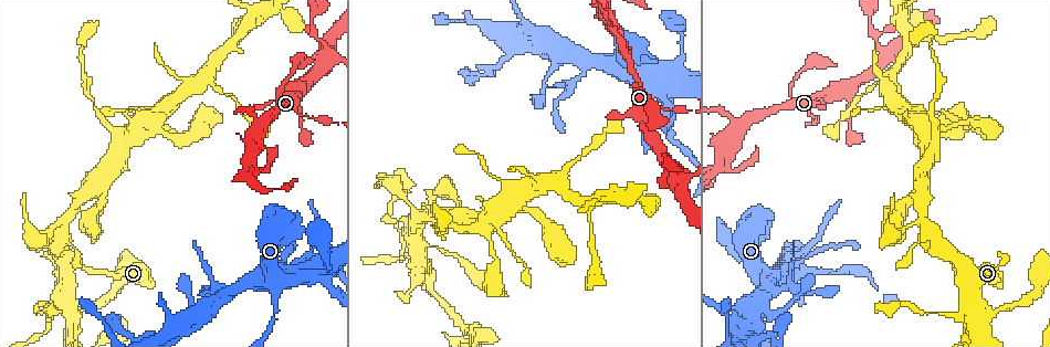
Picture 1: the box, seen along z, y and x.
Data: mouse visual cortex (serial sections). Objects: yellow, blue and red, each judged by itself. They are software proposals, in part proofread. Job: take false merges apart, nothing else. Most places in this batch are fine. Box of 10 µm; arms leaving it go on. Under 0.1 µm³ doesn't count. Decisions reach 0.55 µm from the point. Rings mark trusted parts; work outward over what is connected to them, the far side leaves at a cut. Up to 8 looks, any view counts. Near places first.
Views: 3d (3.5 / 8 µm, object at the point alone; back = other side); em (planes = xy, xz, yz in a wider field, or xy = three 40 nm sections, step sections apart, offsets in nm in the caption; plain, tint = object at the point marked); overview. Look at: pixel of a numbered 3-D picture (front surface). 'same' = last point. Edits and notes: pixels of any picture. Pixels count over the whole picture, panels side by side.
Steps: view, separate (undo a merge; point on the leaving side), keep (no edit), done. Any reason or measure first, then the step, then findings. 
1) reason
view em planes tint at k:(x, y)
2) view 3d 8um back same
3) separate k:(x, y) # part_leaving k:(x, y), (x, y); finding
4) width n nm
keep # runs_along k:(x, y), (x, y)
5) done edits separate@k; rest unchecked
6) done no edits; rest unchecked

arms part here
view 3d 8um at 1:(951, 263)

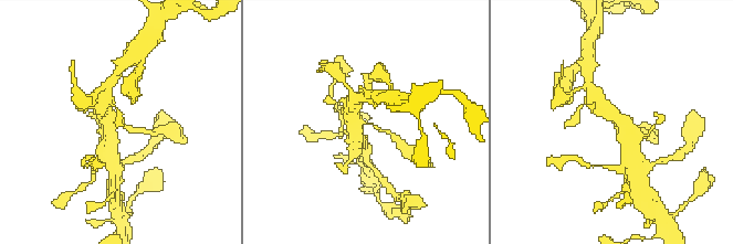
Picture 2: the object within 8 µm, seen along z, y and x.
view 3d 3.5um same

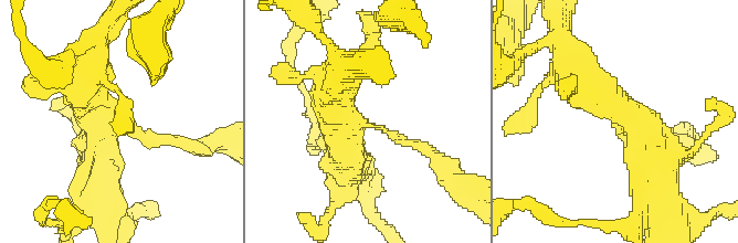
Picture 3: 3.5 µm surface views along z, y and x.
arms 3; arm_widths 150, 450, 500 nm; shape alone is not enough
view em xy step 1 tint at 3:(369, 123)

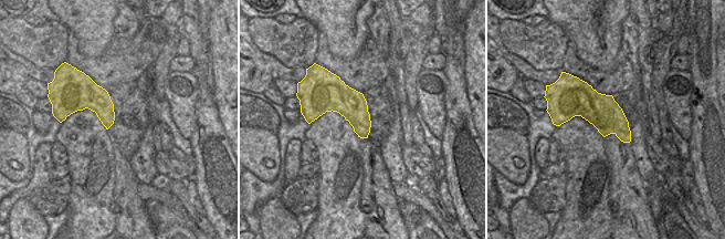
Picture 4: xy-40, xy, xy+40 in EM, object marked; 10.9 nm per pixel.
keep # runs_along 3:(430, 155), (368, 123), (348, 126), (331, 92); all the same cell

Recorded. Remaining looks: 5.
narrows sharply
view 3d 3.5um at 1:(815, 119)

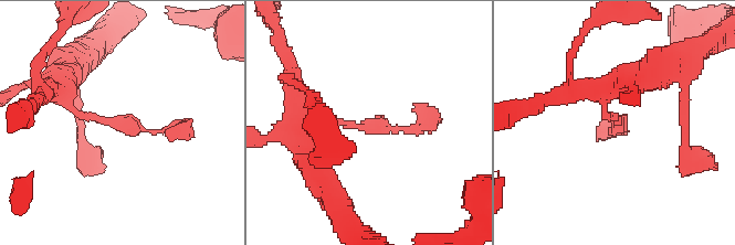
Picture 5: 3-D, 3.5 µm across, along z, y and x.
arm_widths 100, 250 nm; need the tissue
view em xy step 2 tint at 5:(354, 124)

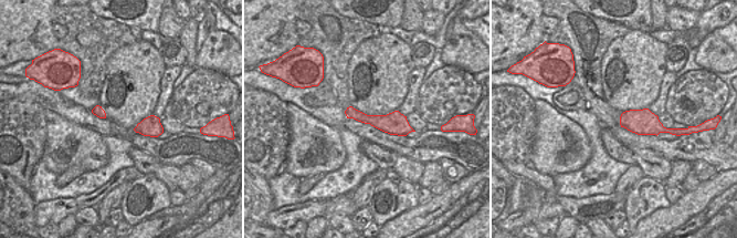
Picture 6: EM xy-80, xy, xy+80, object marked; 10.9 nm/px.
keep # runs_along 5:(595, 91), (623, 130), (604, 130); continuous, no second cell

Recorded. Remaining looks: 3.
three-way junction
view 3d 8um at 1:(616, 34)

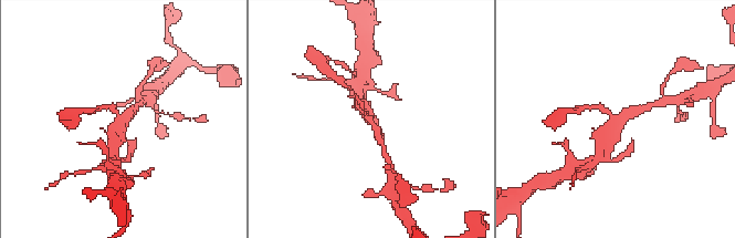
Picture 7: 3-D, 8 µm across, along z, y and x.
view 3d 3.5um same

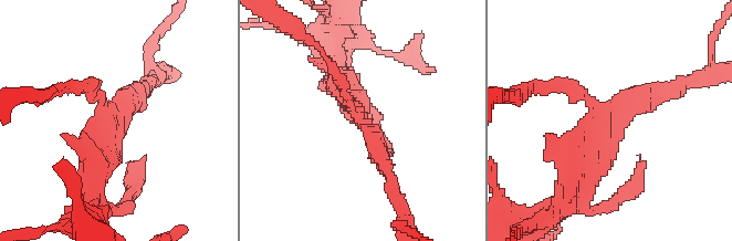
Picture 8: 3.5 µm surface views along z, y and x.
shape alone is not enough
view em xy step 1 tint at 8:(116, 119)

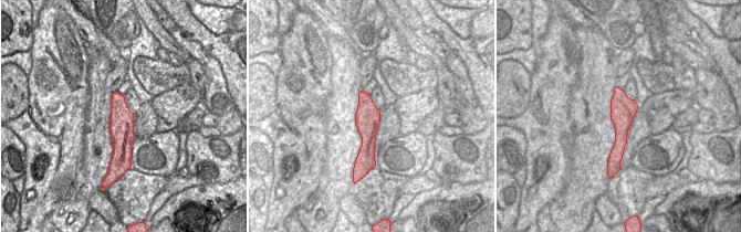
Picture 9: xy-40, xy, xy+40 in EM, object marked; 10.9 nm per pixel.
arms 3
keep # runs_along 9:(616, 90), (621, 141), (613, 165); all the same cell

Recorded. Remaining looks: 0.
done no edits; rest unchecked

